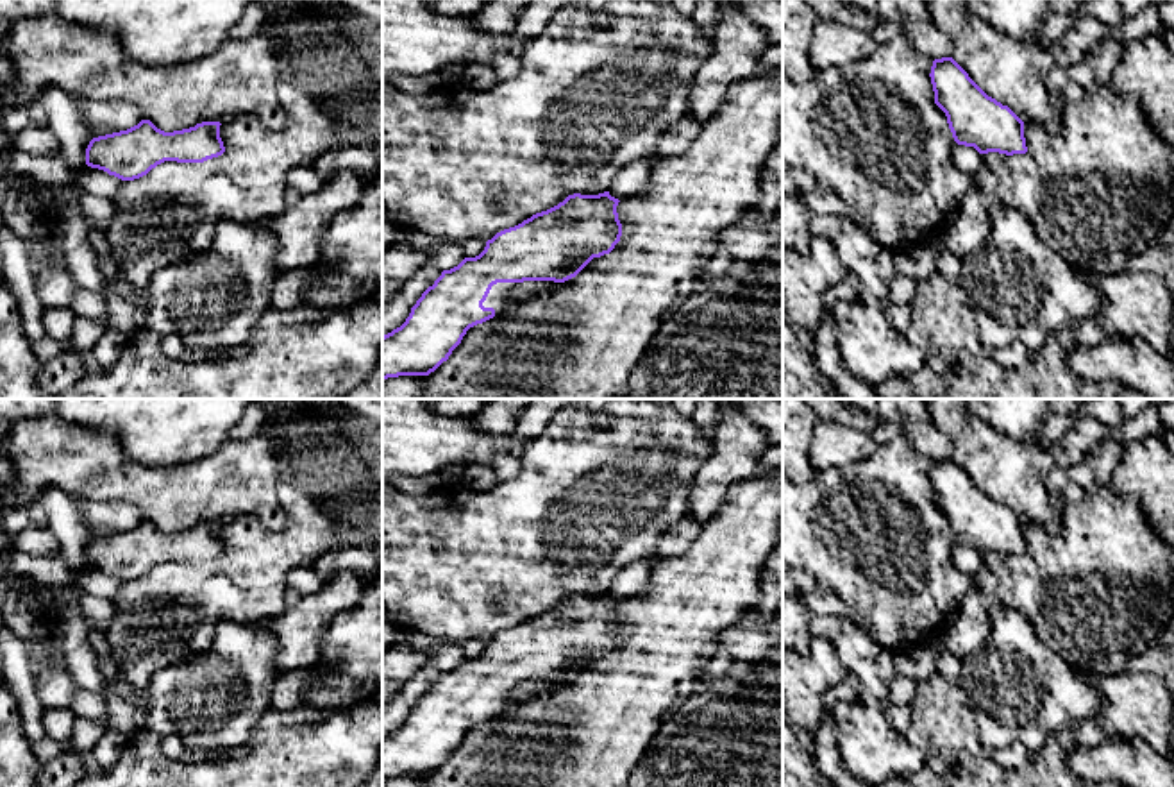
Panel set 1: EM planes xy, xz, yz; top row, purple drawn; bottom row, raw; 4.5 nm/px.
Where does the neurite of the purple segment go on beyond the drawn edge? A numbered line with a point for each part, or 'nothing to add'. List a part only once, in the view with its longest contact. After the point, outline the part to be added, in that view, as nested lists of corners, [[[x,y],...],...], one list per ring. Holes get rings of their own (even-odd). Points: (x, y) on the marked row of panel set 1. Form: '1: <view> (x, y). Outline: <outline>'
nothing to add

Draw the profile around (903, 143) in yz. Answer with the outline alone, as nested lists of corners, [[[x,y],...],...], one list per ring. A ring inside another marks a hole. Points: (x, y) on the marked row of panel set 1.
[[[899,34],[863,61],[817,70],[806,84],[795,84],[783,75],[783,161],[793,170],[811,173],[822,191],[833,191],[856,209],[867,220],[874,241],[890,252],[926,245],[931,236],[945,233],[972,186],[972,175],[951,159],[956,141],[945,113],[935,104],[929,77],[933,61]]]

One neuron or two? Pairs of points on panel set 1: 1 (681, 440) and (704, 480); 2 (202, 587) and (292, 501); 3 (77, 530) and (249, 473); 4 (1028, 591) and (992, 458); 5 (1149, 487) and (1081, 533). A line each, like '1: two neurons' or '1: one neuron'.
1: two neurons
2: one neuron
3: two neurons
4: two neurons
5: two neurons

